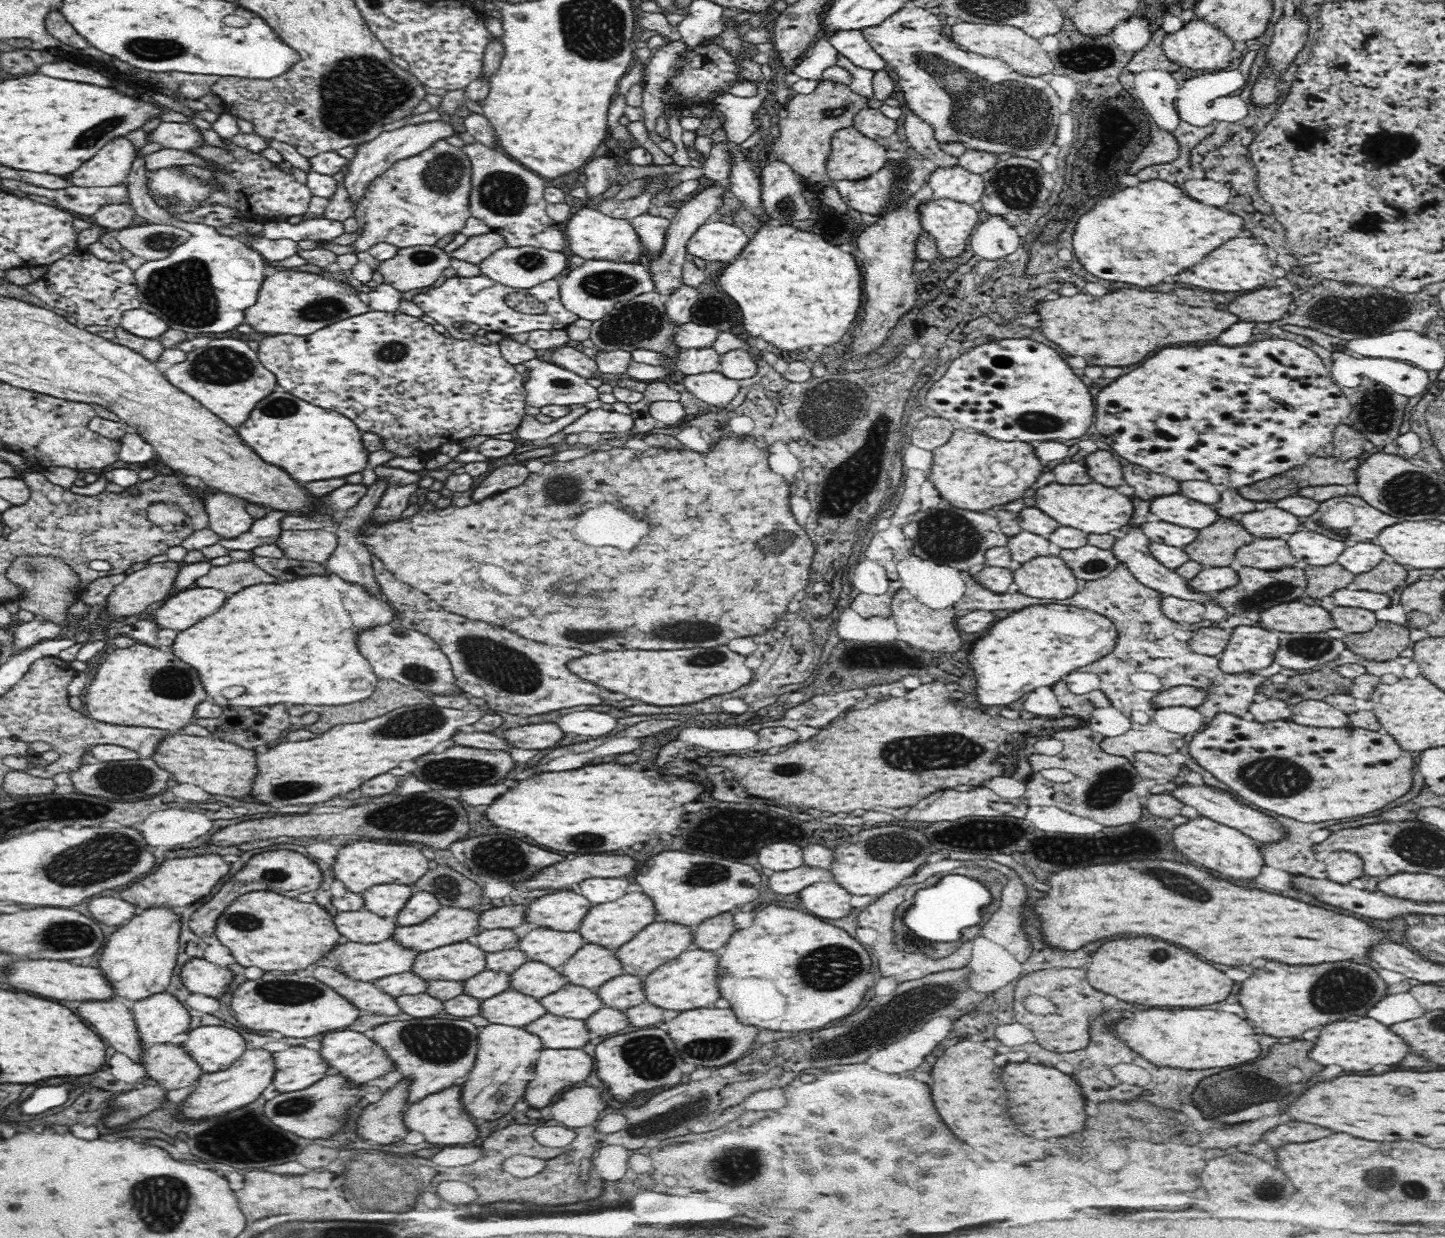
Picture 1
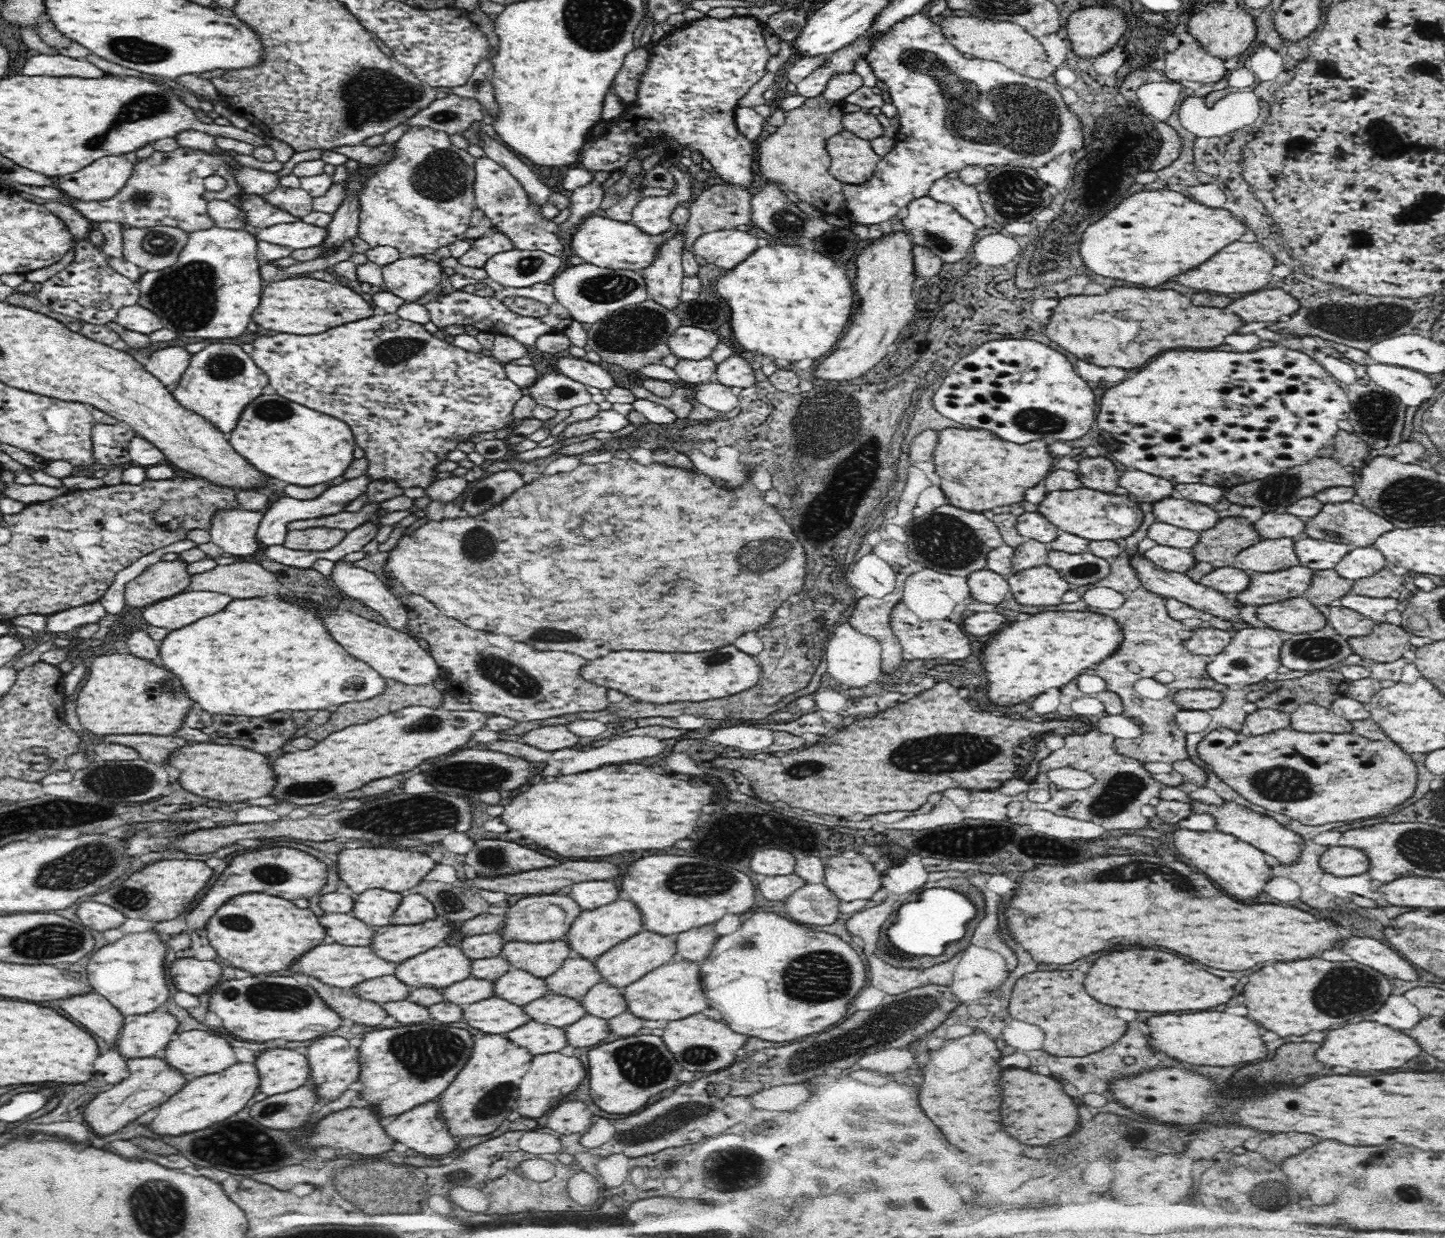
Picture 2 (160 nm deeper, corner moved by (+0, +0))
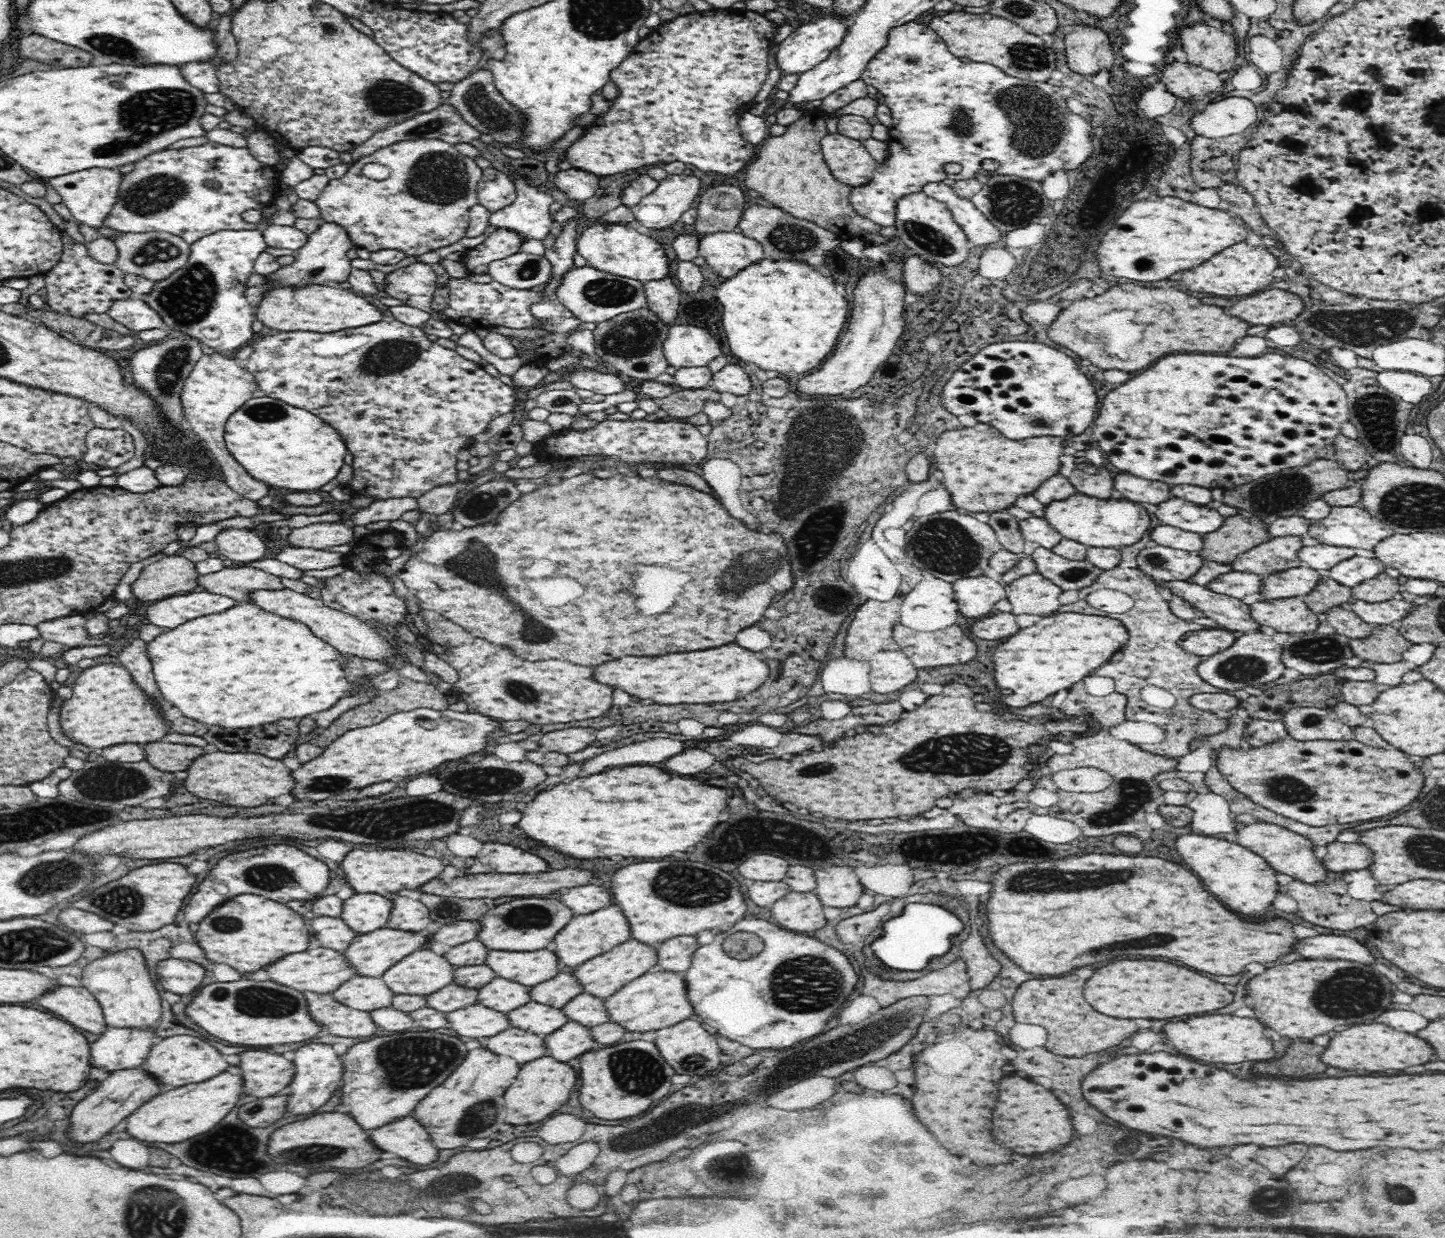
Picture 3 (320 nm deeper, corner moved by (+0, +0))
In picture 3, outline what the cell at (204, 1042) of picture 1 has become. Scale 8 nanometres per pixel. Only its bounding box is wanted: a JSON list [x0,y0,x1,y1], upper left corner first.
[142,1035,228,1088]

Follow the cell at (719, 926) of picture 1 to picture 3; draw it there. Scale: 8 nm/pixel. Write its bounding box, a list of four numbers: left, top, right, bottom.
[656,936,700,974]

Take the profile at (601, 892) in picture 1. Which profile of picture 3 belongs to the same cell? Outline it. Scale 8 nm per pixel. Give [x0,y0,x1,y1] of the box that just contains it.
[561,886,614,915]

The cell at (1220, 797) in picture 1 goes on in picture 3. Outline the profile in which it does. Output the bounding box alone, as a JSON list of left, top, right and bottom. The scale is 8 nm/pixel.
[1234,821,1329,884]

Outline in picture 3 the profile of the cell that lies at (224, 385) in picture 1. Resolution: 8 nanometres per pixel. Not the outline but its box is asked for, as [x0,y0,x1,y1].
[180,352,268,502]

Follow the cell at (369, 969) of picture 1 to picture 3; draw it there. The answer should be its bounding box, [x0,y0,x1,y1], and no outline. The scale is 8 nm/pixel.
[264,945,359,993]

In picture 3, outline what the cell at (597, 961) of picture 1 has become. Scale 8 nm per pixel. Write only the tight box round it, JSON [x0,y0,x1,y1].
[531,966,583,1009]

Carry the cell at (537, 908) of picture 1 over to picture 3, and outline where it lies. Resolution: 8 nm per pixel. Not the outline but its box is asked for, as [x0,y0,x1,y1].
[477,897,572,952]

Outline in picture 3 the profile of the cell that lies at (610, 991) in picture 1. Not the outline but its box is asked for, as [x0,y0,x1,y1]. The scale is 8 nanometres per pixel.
[563,992,610,1028]

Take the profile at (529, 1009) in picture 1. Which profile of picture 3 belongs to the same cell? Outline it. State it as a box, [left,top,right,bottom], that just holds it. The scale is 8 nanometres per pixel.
[447,1004,510,1038]

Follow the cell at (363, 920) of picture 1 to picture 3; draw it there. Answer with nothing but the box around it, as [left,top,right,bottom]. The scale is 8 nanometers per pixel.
[310,916,358,953]

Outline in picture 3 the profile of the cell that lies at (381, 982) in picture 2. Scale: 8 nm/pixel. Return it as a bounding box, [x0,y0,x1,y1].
[331,976,395,1012]

